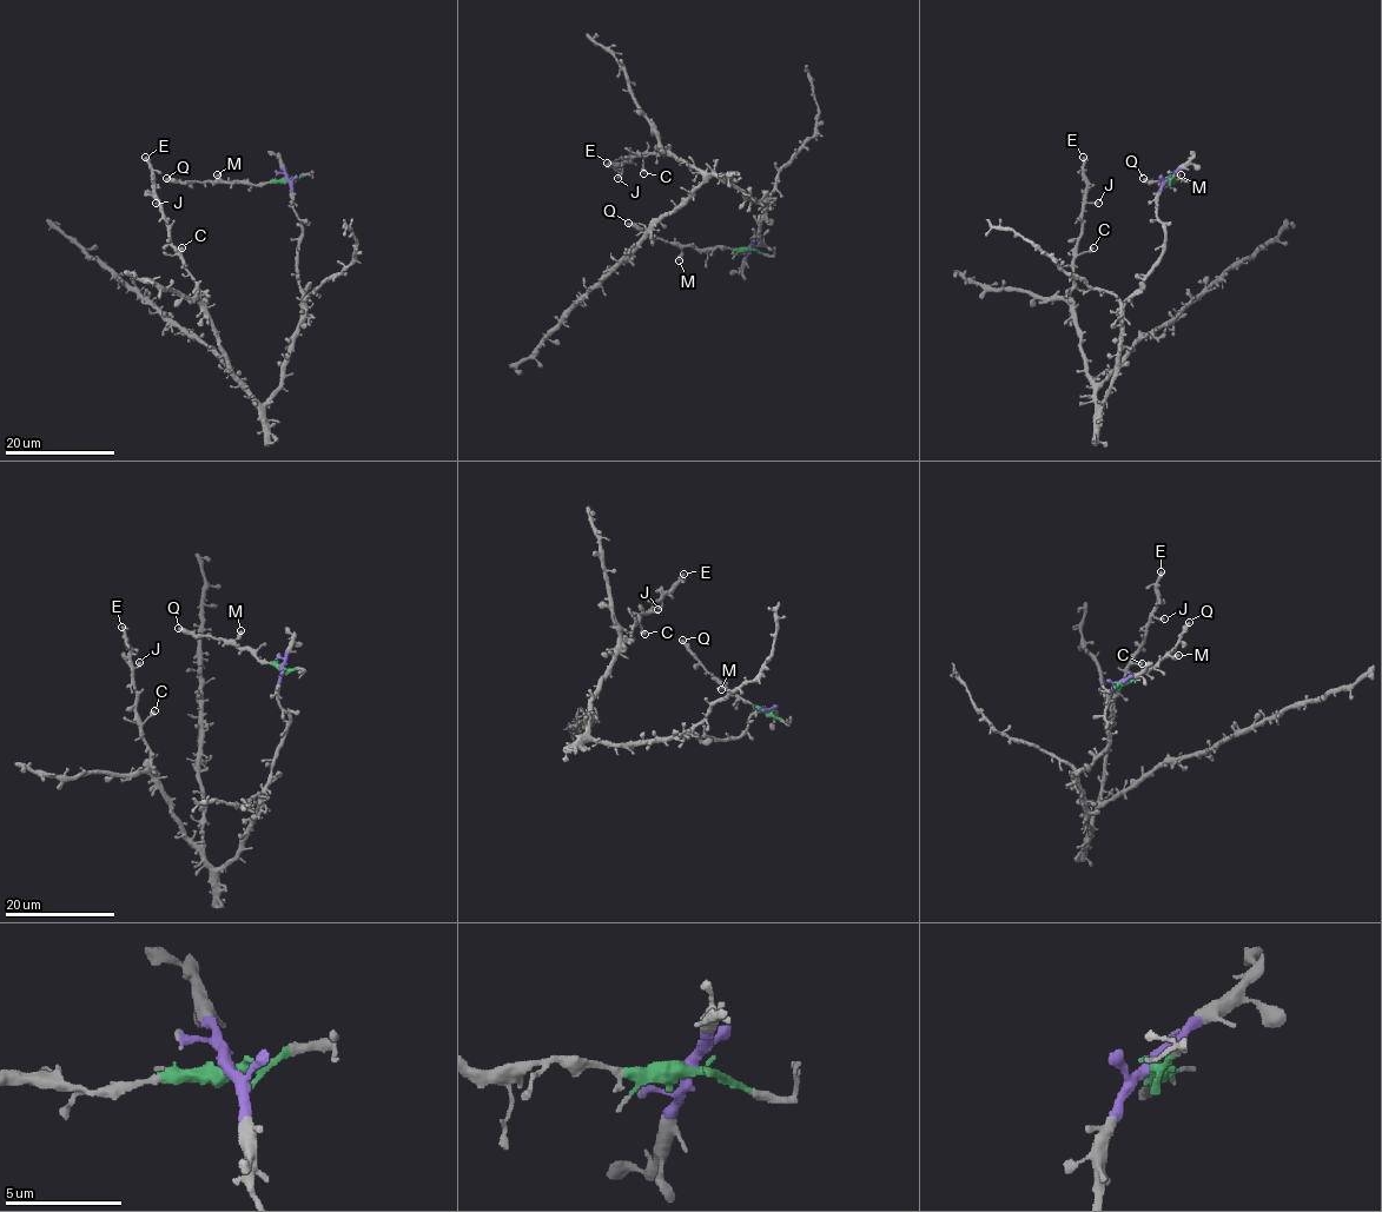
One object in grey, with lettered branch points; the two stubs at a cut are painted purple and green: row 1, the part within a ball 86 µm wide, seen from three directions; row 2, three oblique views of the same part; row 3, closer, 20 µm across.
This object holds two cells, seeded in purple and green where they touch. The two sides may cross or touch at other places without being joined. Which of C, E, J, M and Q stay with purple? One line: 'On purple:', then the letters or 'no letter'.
On purple: C, E, J

